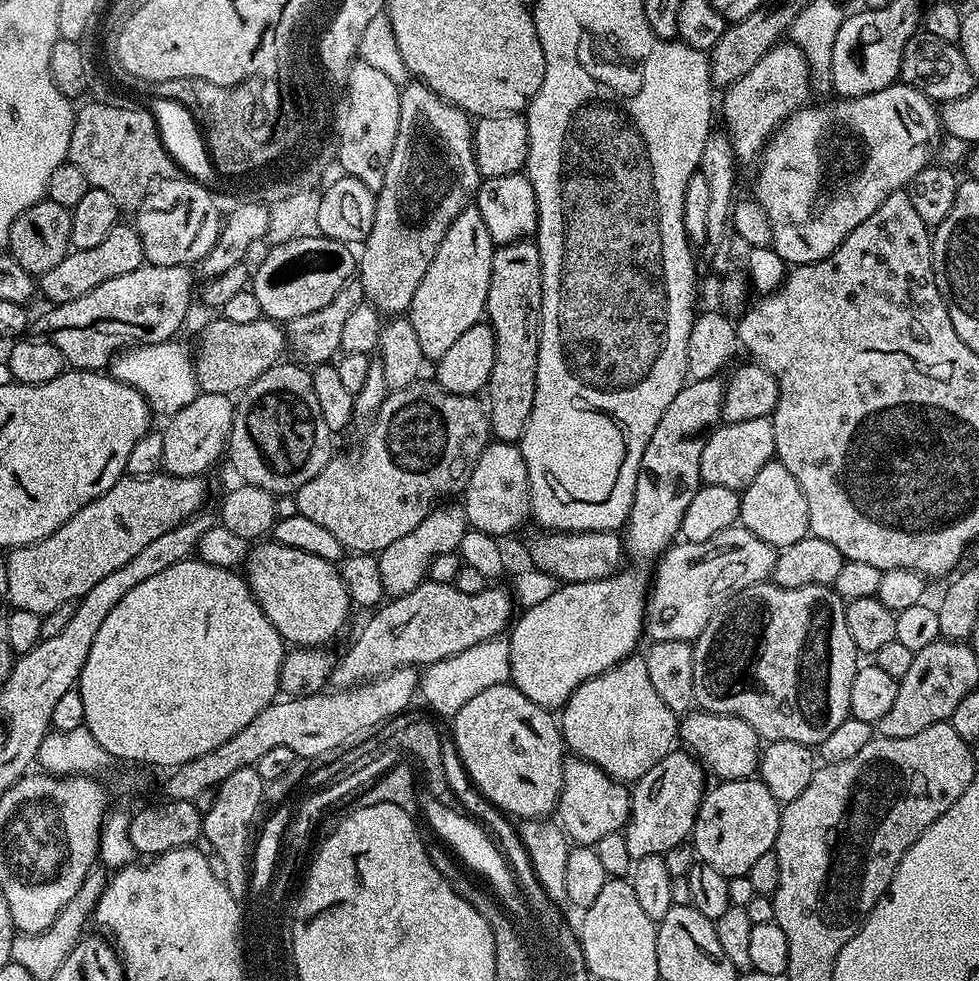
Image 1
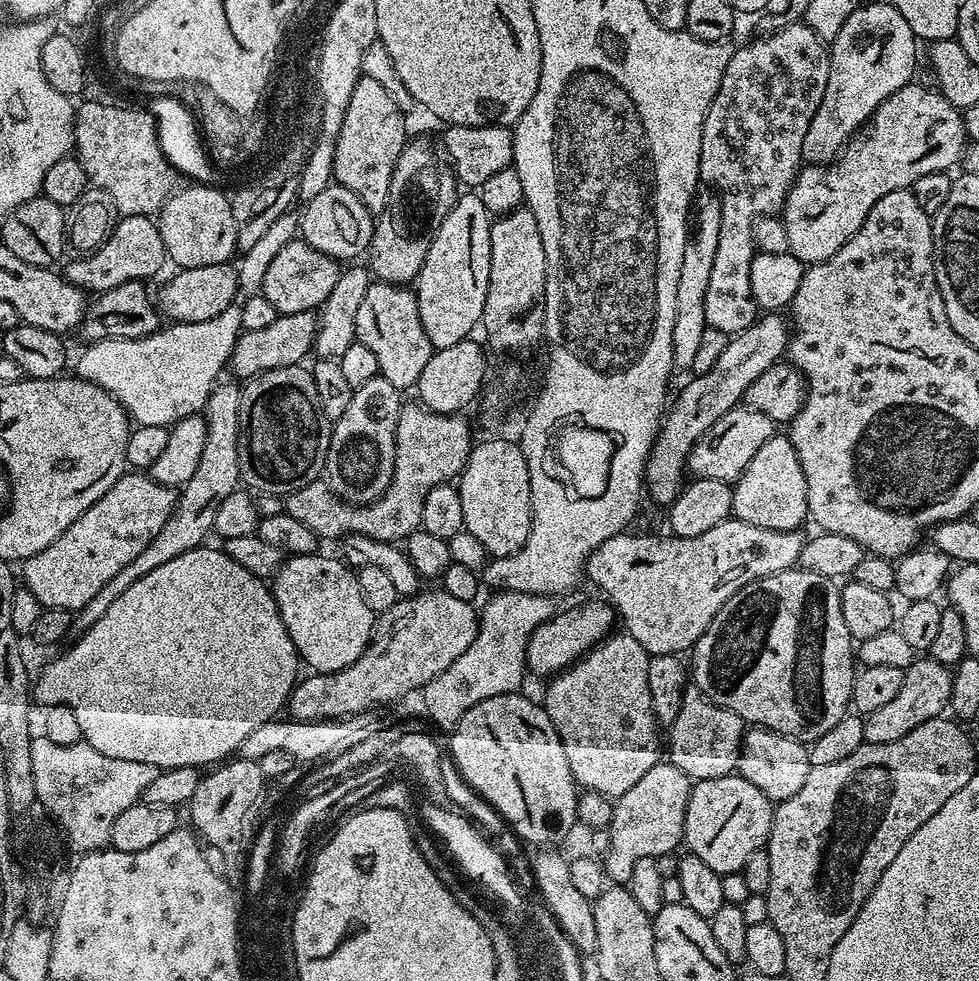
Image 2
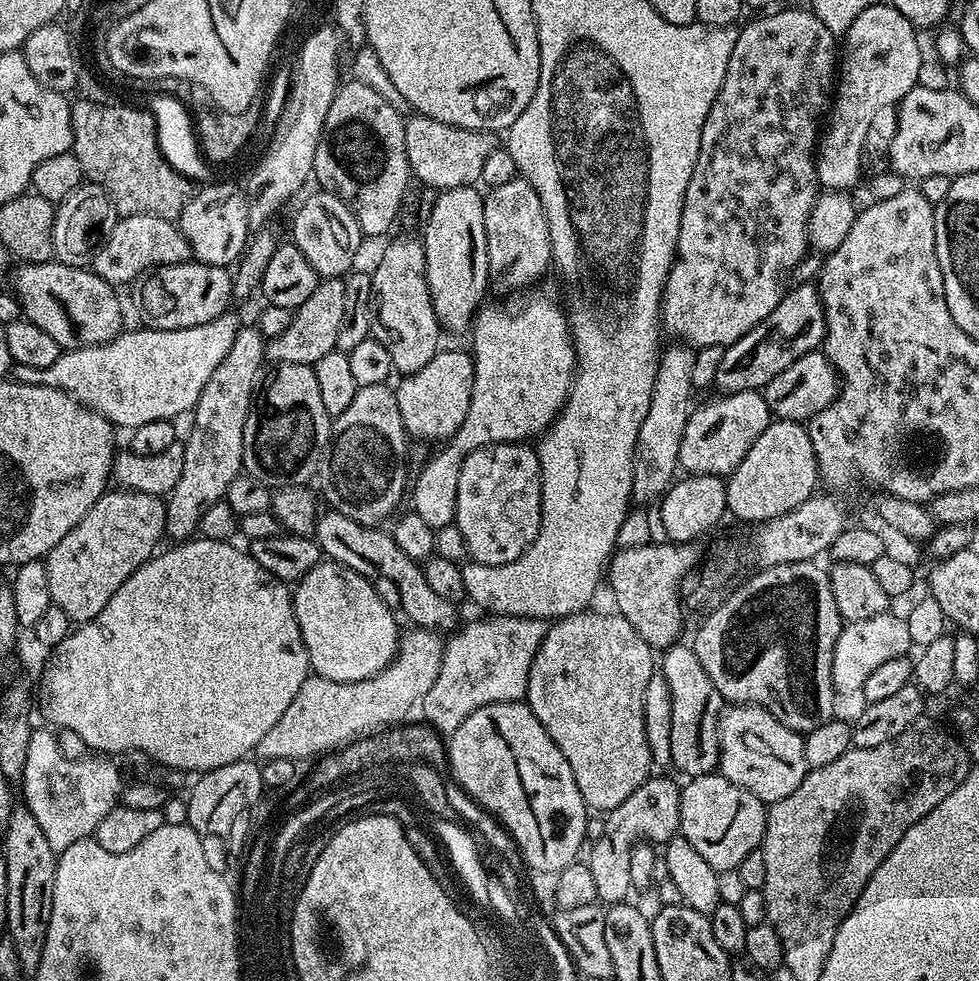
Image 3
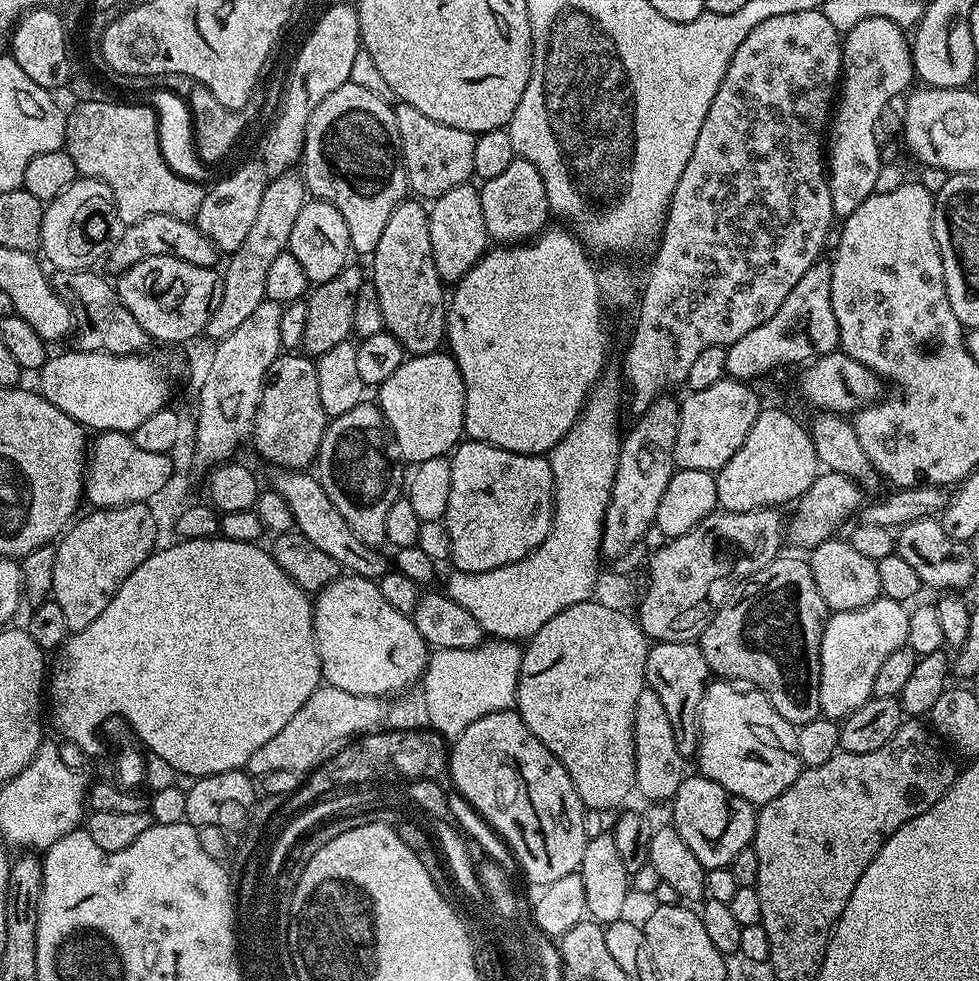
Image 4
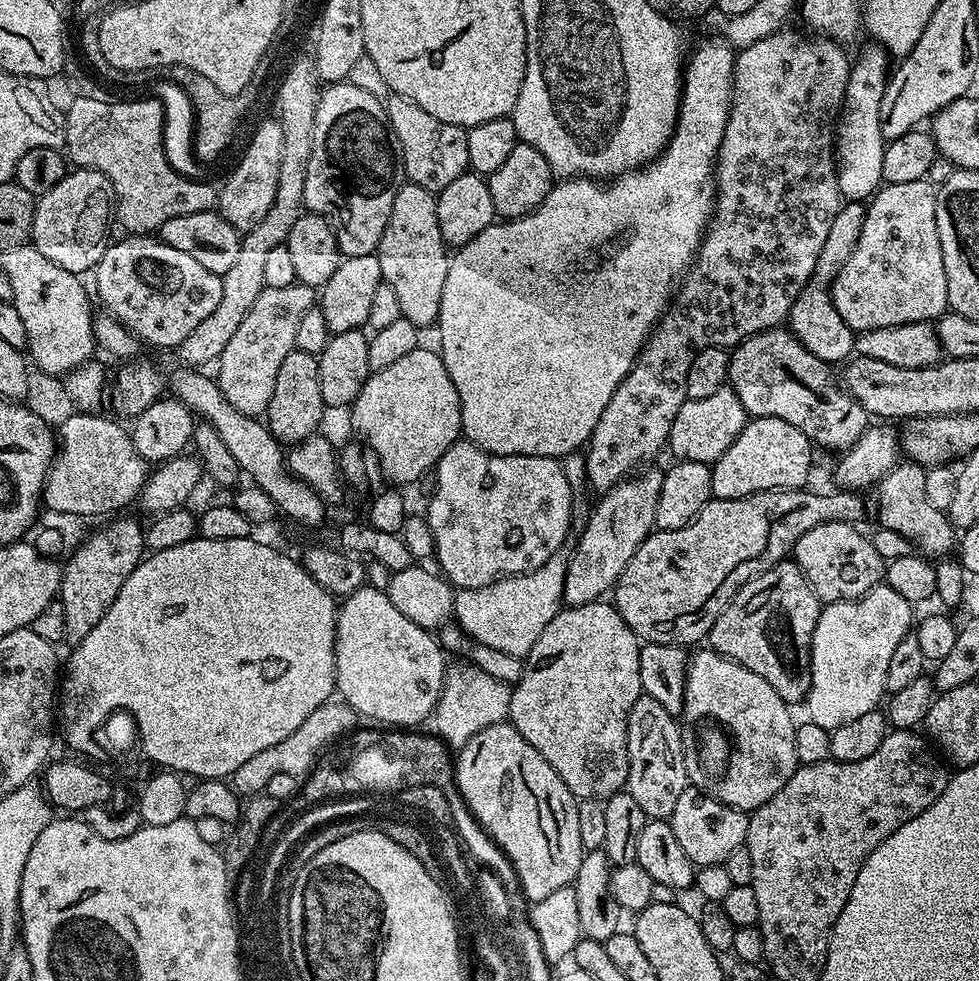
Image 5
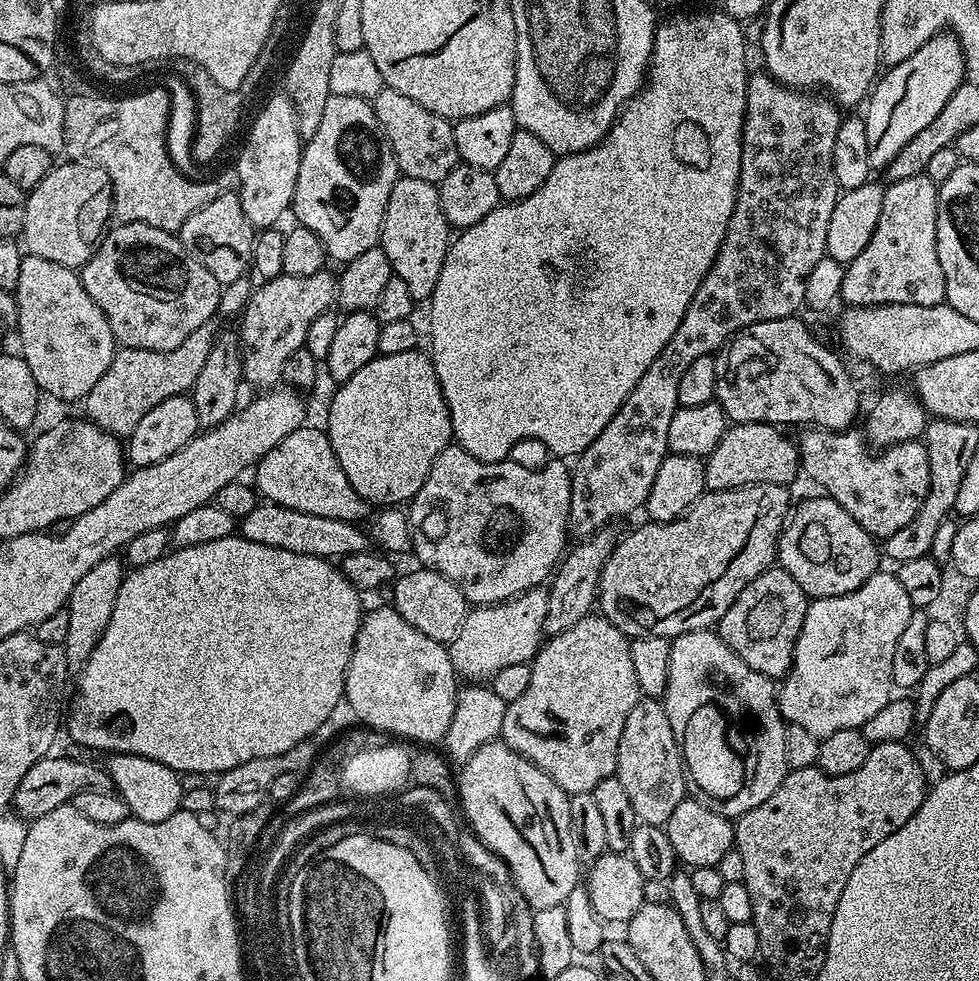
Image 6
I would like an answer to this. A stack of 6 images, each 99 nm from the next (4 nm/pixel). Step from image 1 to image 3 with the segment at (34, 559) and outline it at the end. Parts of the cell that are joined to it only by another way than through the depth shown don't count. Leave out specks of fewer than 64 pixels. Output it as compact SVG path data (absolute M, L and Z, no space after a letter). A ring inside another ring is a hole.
M127 490L105 491L94 506L86 510L86 518L48 551L44 560L46 582L50 582L50 598L79 626L94 619L118 594L126 578L139 570L157 551L156 543L166 528L166 504L154 494Z

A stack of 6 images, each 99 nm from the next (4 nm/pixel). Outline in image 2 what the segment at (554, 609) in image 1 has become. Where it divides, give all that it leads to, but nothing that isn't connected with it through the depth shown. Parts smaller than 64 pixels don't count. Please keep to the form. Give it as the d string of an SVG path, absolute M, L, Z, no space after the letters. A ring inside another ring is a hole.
M607 603L604 604L580 604L577 608L566 609L565 612L564 609L557 611L556 615L546 622L542 622L542 626L538 626L538 630L534 630L528 643L526 650L527 671L531 675L533 672L536 676L551 678L575 664L585 652L595 648L613 631L613 609Z

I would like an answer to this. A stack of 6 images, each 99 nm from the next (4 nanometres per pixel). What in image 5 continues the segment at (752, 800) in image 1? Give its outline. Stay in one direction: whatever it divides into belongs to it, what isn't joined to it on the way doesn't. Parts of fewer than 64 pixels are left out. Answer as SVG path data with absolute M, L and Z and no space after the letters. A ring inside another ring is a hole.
M691 786L684 791L682 798L678 798L670 823L674 838L678 838L682 850L686 850L686 858L690 858L696 866L723 864L724 859L748 839L748 816L741 809L726 806Z

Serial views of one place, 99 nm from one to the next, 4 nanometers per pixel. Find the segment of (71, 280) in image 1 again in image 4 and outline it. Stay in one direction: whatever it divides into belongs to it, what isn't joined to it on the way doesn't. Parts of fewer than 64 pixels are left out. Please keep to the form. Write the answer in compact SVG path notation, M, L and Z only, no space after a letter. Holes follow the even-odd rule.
M154 214L150 218L142 218L138 222L127 225L123 231L124 233L117 238L116 245L109 252L107 249L106 252L106 260L108 256L108 264L113 268L113 273L122 273L130 266L151 256L178 258L182 262L190 262L194 266L202 266L203 268L217 267L218 249L216 243L210 238L206 238L206 234L202 234L202 230L196 227L191 220L170 218L166 214Z

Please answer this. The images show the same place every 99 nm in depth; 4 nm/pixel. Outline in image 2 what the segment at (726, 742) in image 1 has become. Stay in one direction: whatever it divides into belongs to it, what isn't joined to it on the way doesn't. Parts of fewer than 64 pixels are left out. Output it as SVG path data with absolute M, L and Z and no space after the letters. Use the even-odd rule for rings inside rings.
M689 686L684 689L682 706L678 718L666 732L666 756L688 779L695 782L706 778L722 778L733 775L740 762L740 747L744 745L746 725L734 710L726 710L700 693L700 689Z

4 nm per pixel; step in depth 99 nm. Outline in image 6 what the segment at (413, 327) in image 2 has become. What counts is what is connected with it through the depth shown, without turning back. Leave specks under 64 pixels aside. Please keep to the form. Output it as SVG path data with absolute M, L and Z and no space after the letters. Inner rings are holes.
M401 175L394 182L394 190L390 190L390 198L386 202L386 214L380 227L380 247L392 267L392 275L402 278L406 286L410 286L413 301L427 301L431 297L434 286L438 286L438 274L442 274L442 262L448 253L450 243L450 225L446 214L442 214L439 187L430 182L422 182L422 178L410 178Z

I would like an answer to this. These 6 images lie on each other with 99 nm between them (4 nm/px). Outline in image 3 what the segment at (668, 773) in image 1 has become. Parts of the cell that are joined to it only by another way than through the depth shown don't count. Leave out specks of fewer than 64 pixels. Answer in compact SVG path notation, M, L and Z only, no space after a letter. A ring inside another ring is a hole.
M649 775L648 780L642 782L642 786L638 786L638 790L634 790L634 794L630 794L630 798L626 798L626 802L622 802L622 806L618 806L612 812L607 813L603 817L604 831L597 840L591 841L590 847L587 849L589 852L586 856L586 862L590 866L590 874L594 874L596 898L597 901L603 902L605 905L611 906L621 903L627 897L624 895L630 892L632 888L628 863L630 862L630 850L634 845L647 842L653 846L663 846L680 831L680 788L678 784L672 780L667 780L664 776L667 775Z

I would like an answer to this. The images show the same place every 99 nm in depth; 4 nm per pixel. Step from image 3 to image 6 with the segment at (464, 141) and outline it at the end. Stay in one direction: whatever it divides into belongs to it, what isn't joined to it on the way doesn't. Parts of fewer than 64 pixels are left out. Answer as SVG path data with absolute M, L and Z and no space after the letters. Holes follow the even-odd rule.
M385 88L374 97L371 106L388 145L394 150L396 165L403 175L410 178L422 178L422 182L430 182L437 186L461 163L458 146L454 142L453 121L442 118L438 114L430 114L426 106L418 106L418 102L410 102L398 90Z

